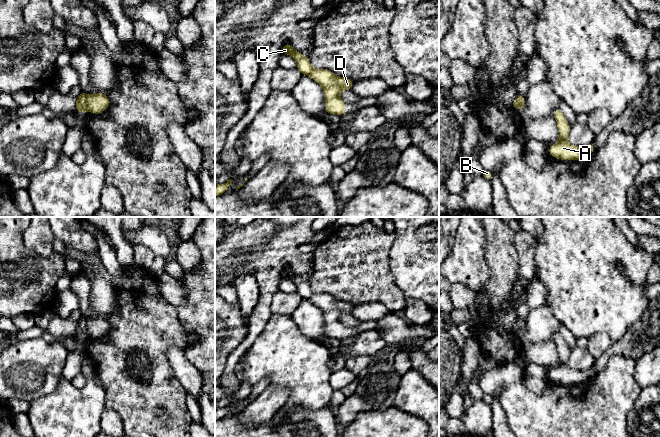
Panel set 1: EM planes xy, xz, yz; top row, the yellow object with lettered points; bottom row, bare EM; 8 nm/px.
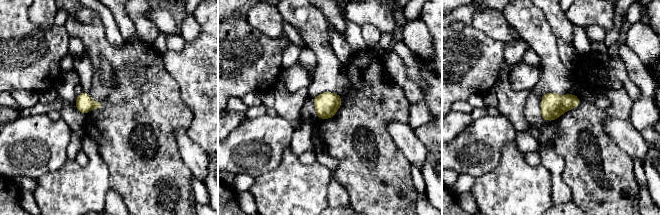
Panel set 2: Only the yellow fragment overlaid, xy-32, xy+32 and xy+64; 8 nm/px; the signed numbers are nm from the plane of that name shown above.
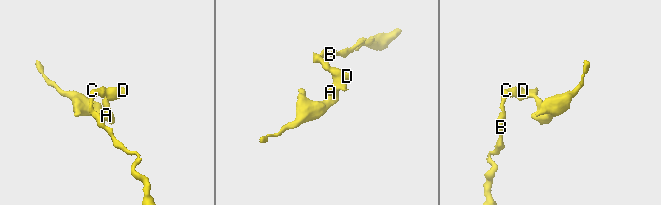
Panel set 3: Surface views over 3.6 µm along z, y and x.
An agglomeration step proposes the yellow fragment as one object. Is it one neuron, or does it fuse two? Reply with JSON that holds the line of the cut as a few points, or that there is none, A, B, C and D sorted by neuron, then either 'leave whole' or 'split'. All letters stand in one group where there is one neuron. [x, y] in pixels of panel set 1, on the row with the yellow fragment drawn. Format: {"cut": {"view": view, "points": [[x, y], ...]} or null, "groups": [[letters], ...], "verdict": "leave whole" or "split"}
{"cut": {"view": "xy", "points": [[88, 95], [86, 110]]}, "groups": [["A", "D"], ["B", "C"]], "verdict": "split"}

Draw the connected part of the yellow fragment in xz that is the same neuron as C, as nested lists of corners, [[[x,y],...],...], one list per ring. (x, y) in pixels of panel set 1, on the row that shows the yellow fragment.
[[[286,43],[283,45],[282,48],[282,55],[287,54],[290,55],[295,61],[297,68],[302,75],[310,75],[313,71],[313,68],[310,64],[310,58],[307,56],[304,56],[300,52],[298,52],[296,49],[294,49],[290,43]]]

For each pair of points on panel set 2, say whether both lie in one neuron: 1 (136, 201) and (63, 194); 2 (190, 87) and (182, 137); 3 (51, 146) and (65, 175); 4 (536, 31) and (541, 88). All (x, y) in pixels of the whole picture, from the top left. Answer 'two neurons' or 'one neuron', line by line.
1: two neurons
2: two neurons
3: two neurons
4: one neuron

